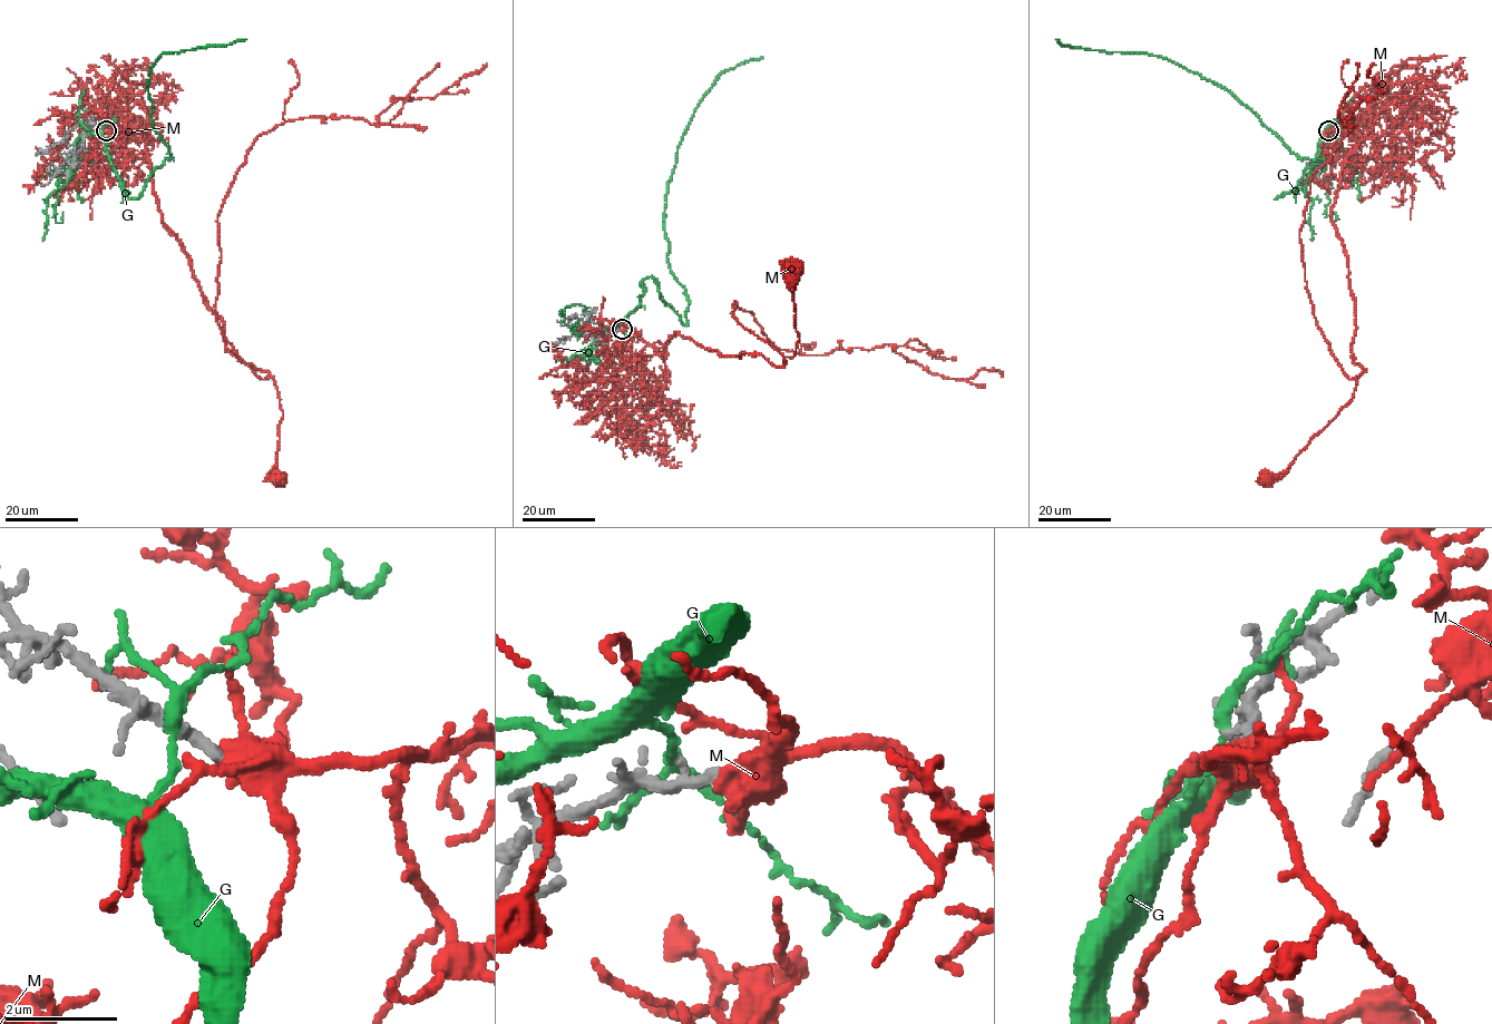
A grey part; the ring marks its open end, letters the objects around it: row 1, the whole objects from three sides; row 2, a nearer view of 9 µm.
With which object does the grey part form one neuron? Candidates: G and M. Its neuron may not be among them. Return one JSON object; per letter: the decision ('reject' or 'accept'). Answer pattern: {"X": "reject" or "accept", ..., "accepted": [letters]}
{"G": "reject", "M": "accept", "accepted": ["M"]}

